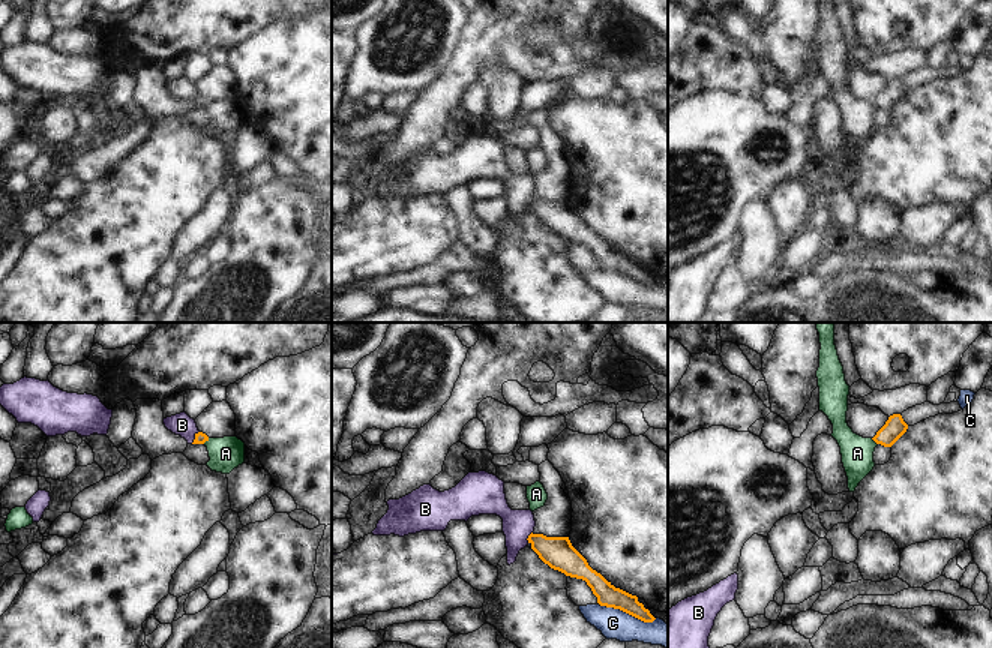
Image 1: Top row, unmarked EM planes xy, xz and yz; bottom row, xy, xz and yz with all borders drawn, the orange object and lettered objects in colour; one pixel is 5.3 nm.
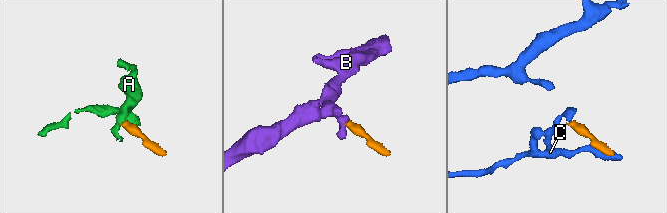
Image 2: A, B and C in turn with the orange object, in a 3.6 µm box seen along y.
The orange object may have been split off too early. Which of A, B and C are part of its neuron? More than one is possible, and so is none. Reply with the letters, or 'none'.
none.

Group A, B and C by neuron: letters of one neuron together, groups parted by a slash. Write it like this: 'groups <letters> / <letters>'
groups A / B / C

